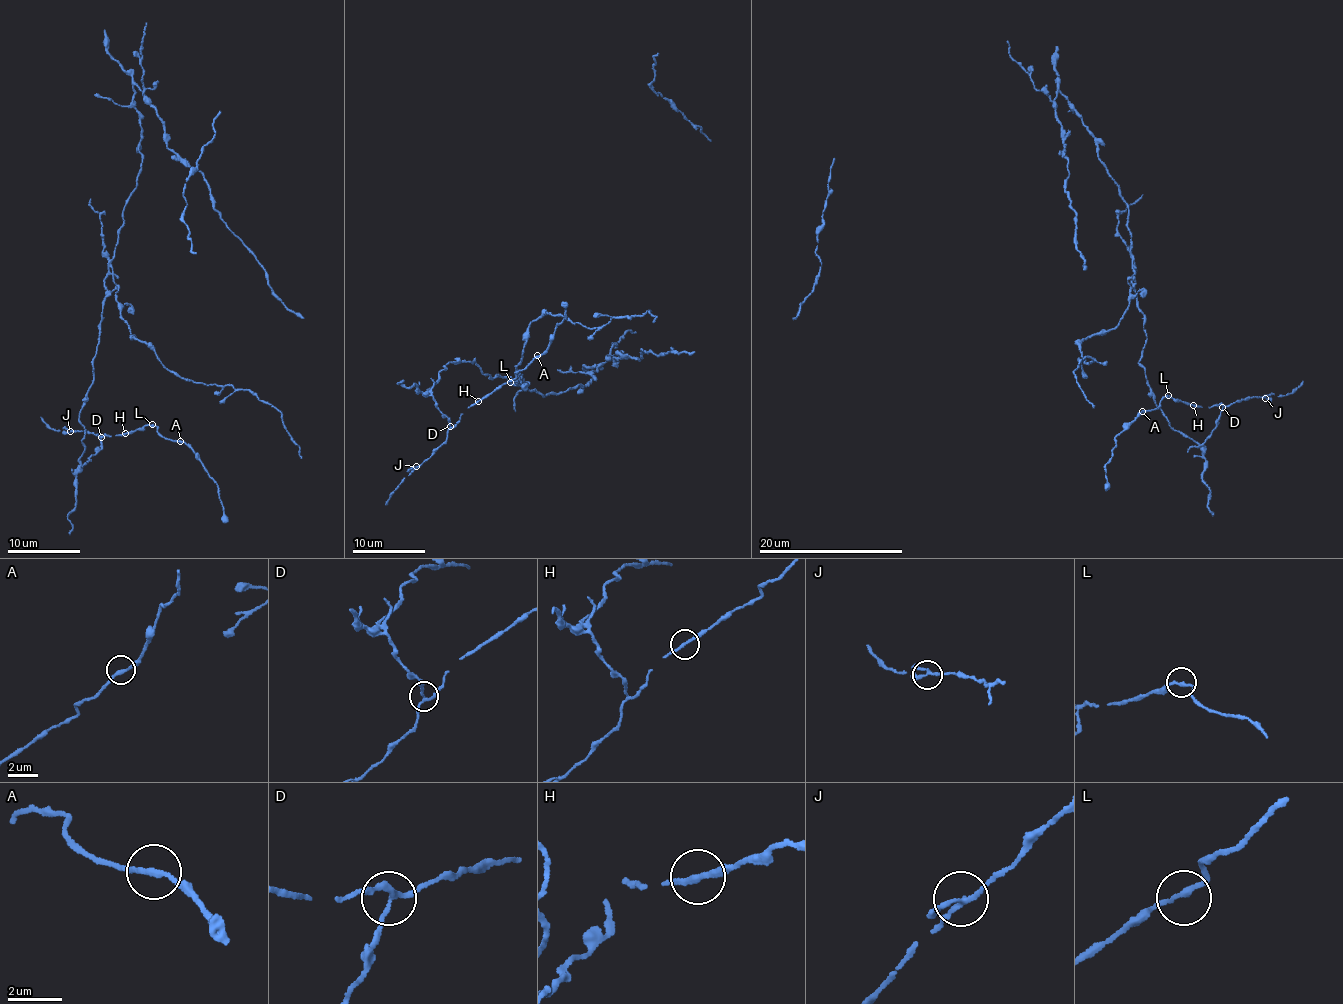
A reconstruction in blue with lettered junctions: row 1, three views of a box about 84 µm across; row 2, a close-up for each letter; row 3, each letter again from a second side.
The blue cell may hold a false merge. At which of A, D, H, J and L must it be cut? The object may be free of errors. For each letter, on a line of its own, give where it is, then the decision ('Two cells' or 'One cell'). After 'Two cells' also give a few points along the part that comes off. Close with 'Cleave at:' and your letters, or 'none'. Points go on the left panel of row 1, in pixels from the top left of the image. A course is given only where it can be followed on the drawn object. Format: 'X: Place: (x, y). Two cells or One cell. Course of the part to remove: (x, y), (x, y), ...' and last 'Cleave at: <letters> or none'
A: Place: (180, 441). One cell
D: Place: (101, 437). Two cells. Course of the part to remove: (100, 436), (81, 463), (106, 273), (141, 162), (133, 86), (275, 296), (303, 318)
H: Place: (125, 433). One cell
J: Place: (70, 431). One cell
L: Place: (152, 424). One cell
Cleave at: D

